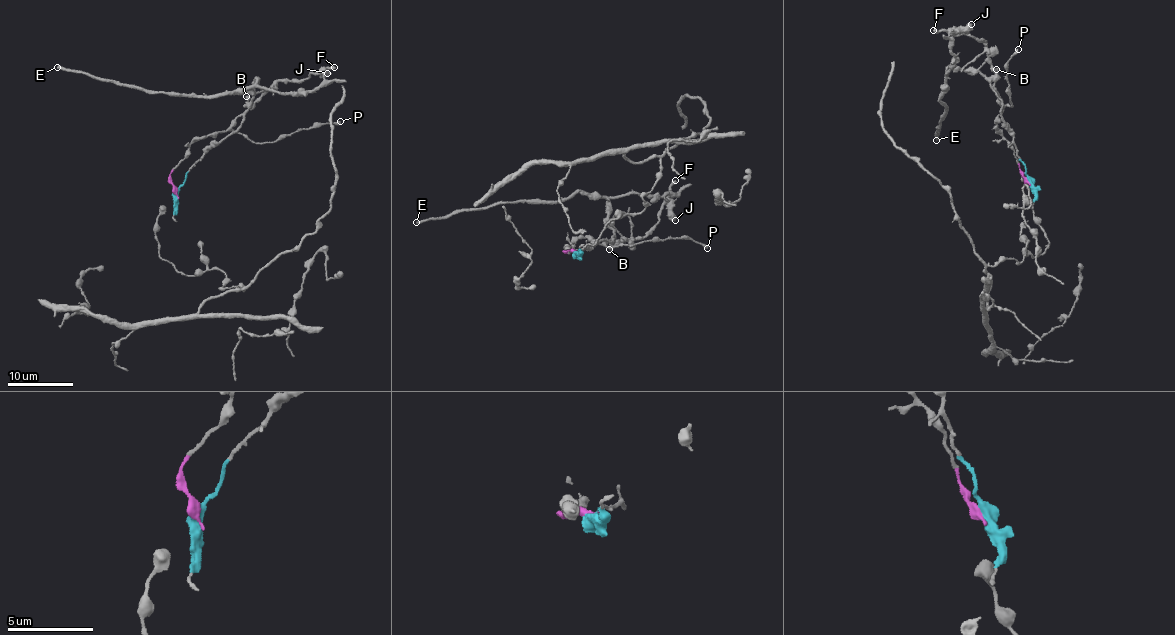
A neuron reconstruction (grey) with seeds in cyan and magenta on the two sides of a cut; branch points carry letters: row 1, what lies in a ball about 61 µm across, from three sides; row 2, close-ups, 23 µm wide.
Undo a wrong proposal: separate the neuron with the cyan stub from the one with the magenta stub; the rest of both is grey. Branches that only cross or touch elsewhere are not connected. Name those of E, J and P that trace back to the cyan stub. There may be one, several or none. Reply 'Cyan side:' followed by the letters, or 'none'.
Cyan side: E, J

